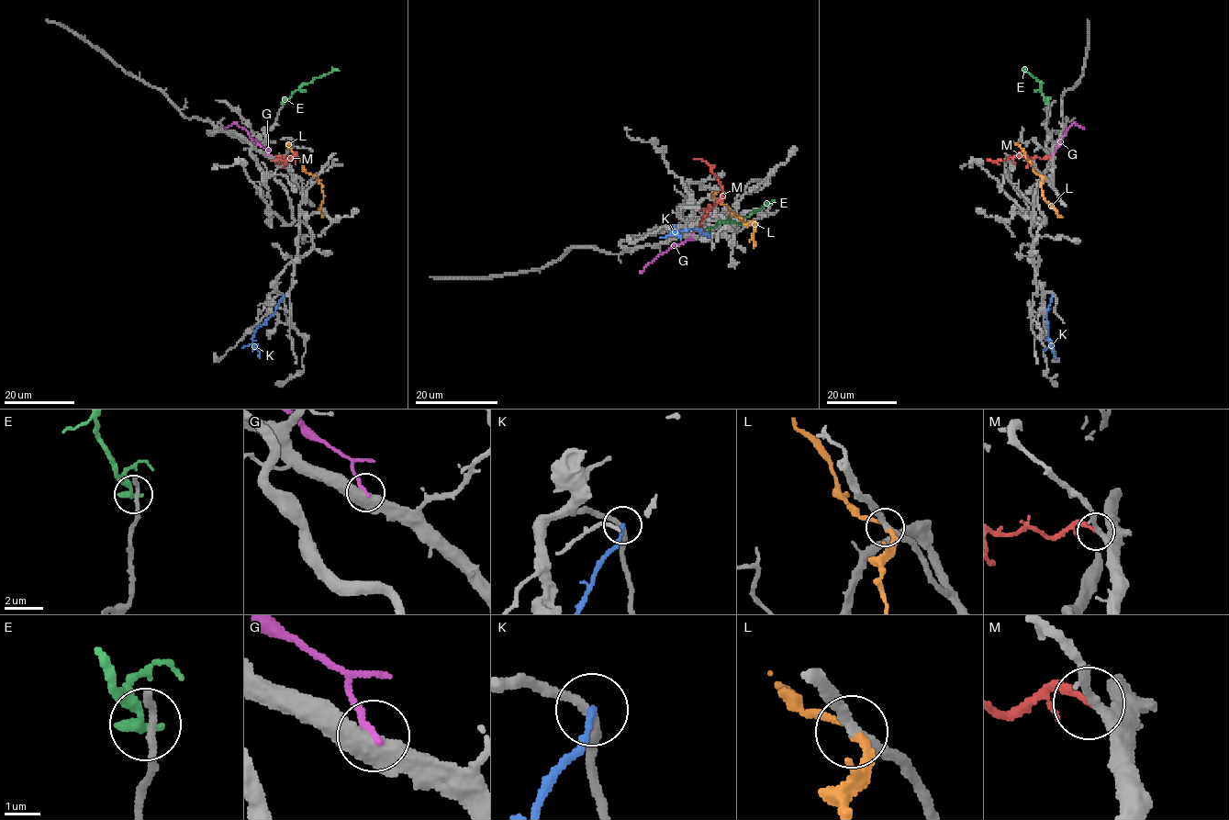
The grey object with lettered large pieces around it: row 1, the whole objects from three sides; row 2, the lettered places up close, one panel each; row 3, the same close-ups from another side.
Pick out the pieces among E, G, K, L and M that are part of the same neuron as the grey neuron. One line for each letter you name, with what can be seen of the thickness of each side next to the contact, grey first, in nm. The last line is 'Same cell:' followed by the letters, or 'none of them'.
M: 320/220 nm
Same cell: M

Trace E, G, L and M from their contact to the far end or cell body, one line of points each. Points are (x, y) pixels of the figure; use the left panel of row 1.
E: (283, 103), (304, 84), (339, 70)
G: (269, 154), (234, 122), (224, 129)
L: (315, 176), (304, 171), (302, 162), (287, 145), (291, 144)
M: (278, 157), (295, 156), (285, 162), (271, 161)

